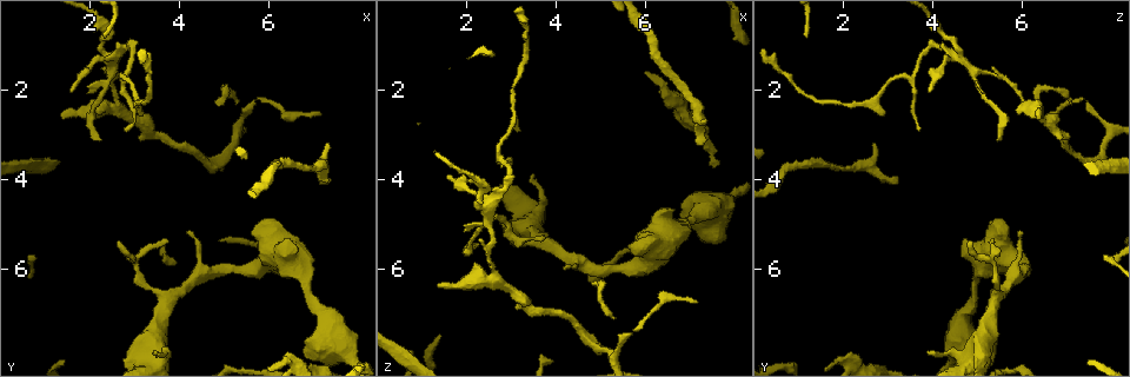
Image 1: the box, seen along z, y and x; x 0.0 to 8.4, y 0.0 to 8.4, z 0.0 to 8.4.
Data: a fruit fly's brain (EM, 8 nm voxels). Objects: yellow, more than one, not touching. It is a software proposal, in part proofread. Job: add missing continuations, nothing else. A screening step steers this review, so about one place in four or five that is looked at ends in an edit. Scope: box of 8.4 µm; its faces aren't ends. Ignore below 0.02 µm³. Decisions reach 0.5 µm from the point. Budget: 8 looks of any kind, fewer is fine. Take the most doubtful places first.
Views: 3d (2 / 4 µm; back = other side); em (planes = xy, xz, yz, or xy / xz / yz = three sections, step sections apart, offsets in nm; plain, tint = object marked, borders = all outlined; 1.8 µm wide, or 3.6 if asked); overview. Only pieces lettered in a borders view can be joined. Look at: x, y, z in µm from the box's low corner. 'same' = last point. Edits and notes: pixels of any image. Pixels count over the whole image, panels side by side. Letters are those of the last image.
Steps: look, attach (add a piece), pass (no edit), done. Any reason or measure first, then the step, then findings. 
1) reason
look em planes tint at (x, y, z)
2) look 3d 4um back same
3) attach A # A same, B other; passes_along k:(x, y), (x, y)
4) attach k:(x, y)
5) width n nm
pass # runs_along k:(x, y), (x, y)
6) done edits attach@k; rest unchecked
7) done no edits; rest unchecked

branch stops here
look em xz step 16 borders at (5.65, 2.25, 7.45)

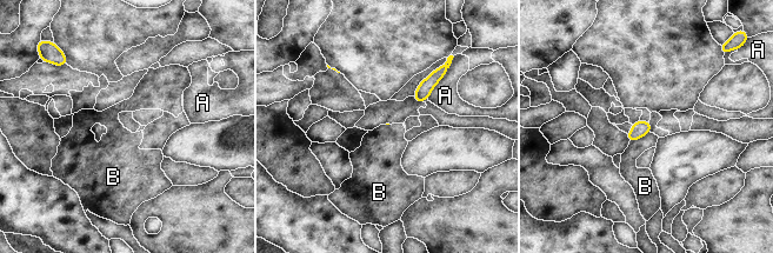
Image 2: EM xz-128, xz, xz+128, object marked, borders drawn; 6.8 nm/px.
longest_contact A 240 nm
pass # A other, B other; no lettered piece goes on from it

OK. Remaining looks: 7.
free end
look em 3.6um planes borders at (7.25, 4.10, 3.20)

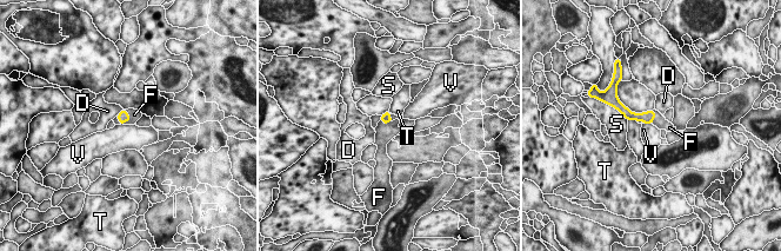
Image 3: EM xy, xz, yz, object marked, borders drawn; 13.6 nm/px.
width 130 nm
attach F # D other, F same, S other, T other, V other; passes_along 3:(122, 116), (128, 117), (134, 114); the cell continues

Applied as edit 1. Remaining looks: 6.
done edits attach@3; rest unchecked

